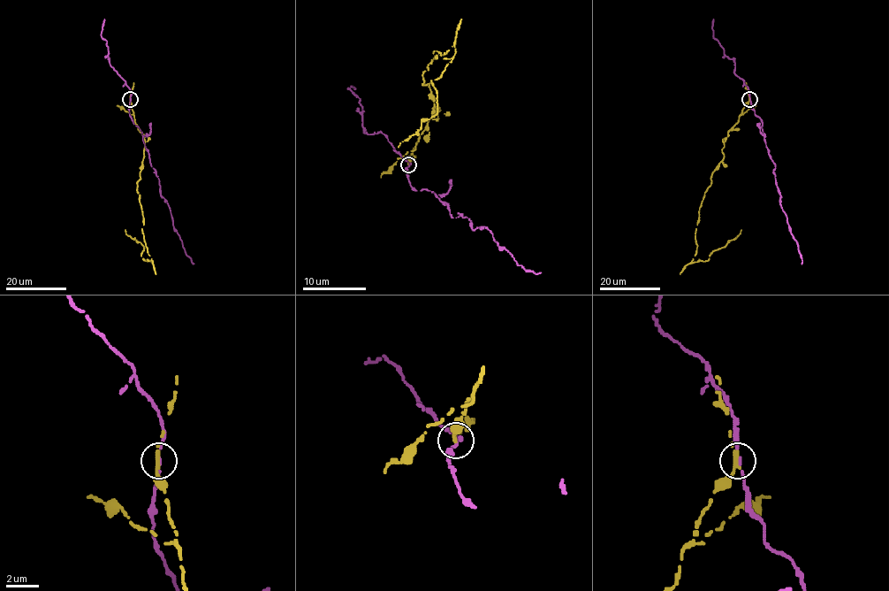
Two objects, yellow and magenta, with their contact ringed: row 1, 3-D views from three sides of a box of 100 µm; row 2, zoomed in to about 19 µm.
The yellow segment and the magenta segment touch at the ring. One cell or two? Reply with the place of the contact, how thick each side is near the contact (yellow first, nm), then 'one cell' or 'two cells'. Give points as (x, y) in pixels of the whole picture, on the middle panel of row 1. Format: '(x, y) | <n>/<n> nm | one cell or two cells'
(408, 165) | 320/130 nm | two cells

